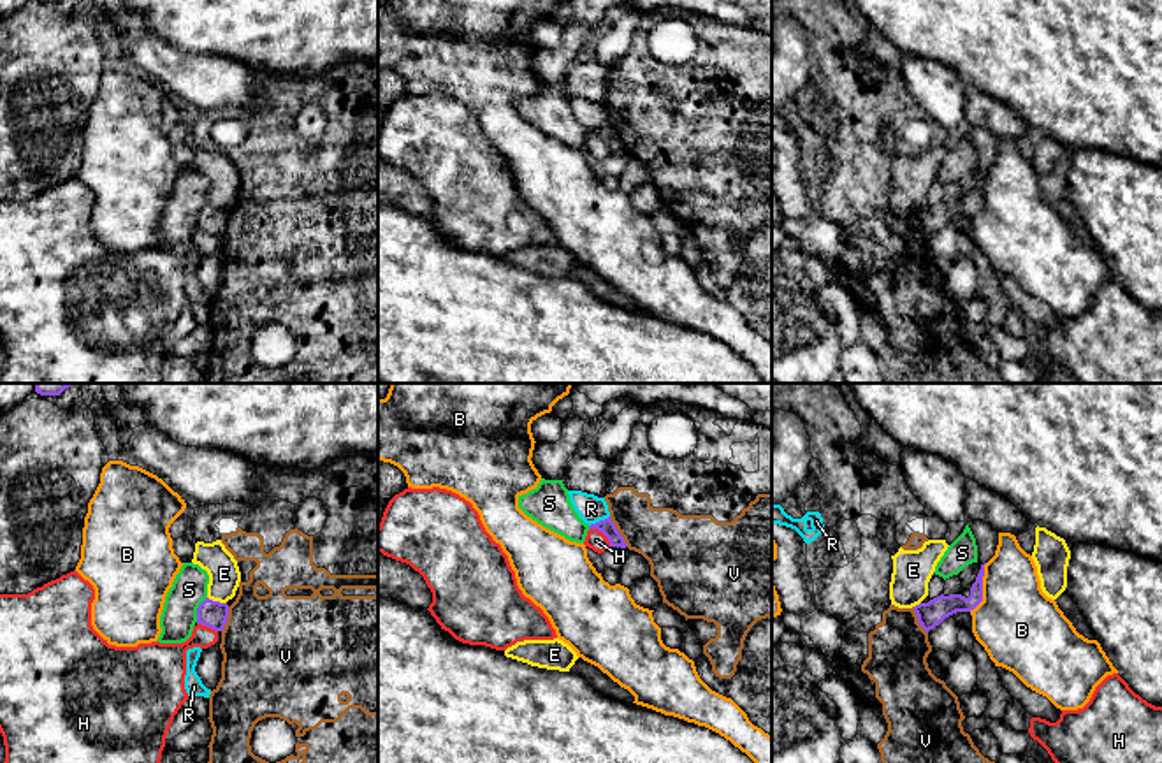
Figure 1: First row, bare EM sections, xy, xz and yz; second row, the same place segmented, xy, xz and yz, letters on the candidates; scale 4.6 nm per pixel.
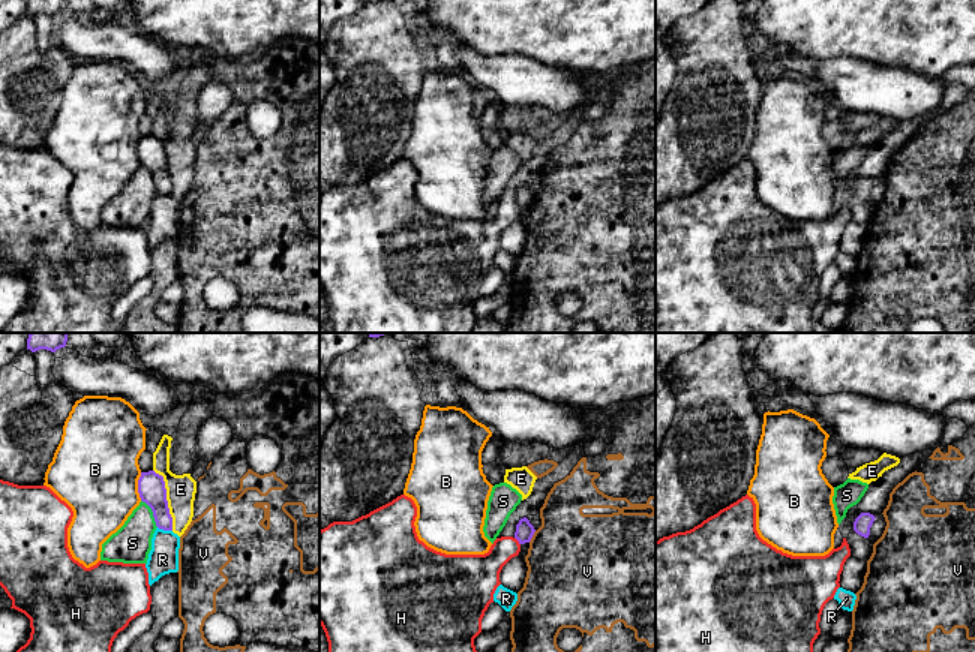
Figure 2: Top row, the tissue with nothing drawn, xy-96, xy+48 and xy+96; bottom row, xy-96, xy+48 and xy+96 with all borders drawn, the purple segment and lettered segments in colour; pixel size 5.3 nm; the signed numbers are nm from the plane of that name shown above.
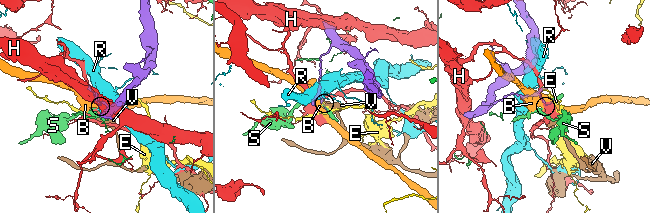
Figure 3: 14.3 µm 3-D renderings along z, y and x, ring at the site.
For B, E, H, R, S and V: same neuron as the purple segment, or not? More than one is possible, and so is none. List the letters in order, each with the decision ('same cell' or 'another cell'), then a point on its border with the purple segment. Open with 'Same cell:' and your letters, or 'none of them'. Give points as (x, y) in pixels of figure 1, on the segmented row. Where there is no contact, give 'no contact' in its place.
Same cell: none of them
B: another cell; meets purple in yz at (981, 588)
E: another cell; meets purple in xy at (217, 602)
H: another cell; meets purple in xz at (602, 531)
R: another cell; meets purple in xz at (600, 521)
S: another cell; meets purple in xy at (197, 609)
V: another cell; meets purple in xz at (617, 531)

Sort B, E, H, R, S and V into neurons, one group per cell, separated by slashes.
B / E / H / R / S / V

